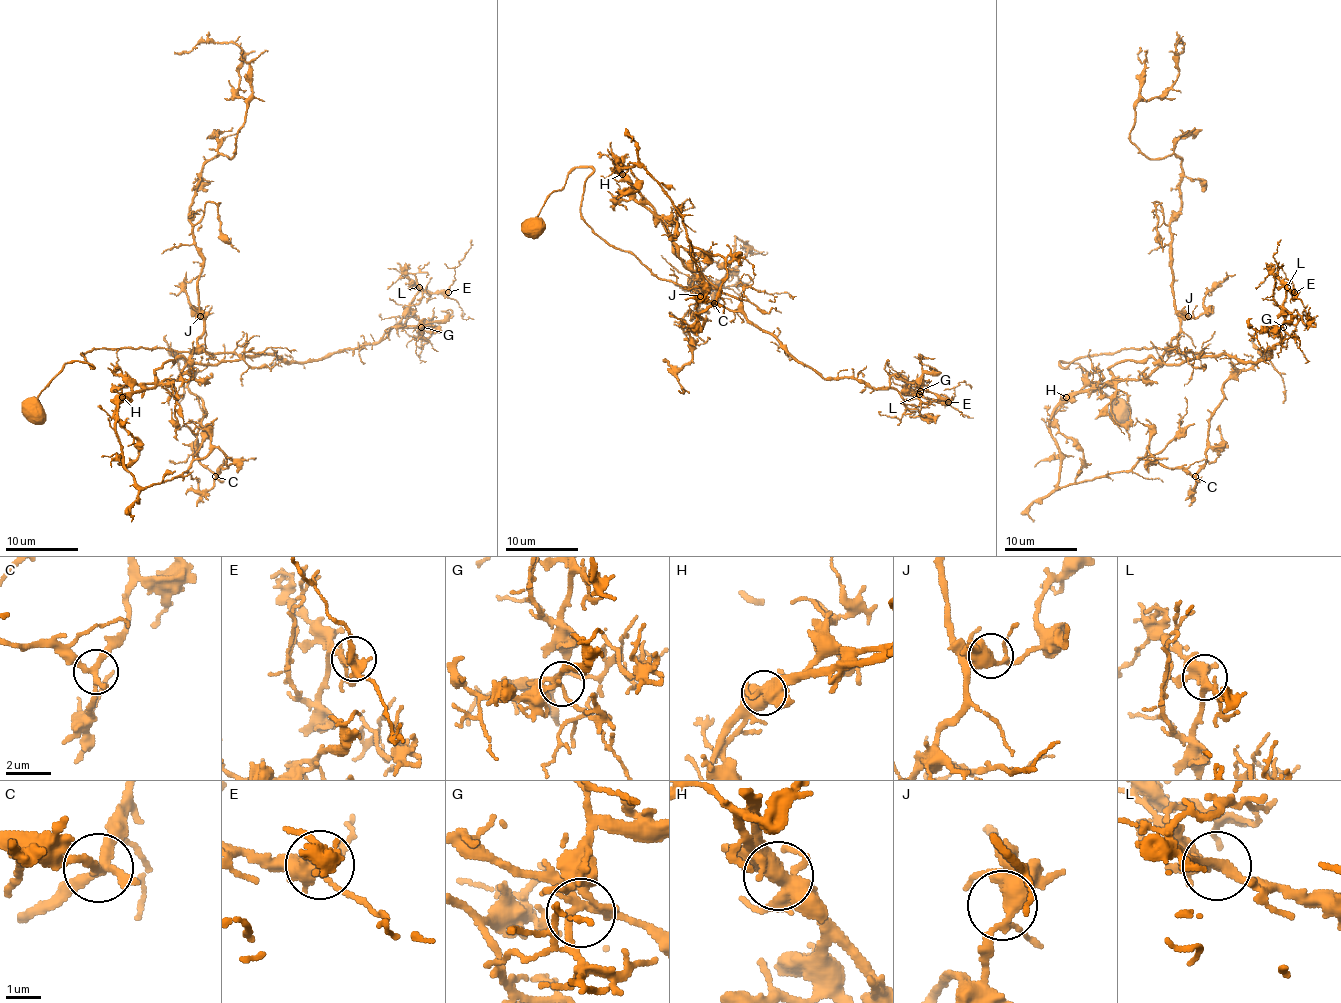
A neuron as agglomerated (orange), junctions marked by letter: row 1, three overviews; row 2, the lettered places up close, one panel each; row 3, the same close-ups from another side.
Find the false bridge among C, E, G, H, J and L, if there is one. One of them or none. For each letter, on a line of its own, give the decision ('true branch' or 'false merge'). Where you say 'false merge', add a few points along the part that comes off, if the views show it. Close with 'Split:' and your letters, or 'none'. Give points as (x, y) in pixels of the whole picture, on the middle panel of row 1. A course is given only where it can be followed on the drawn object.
C: true branch
E: true branch
G: true branch
H: false merge; course (621, 173), (701, 279), (690, 288), (723, 276), (736, 237), (747, 245), (738, 285), (674, 283)
J: true branch
L: true branch
Split: H

